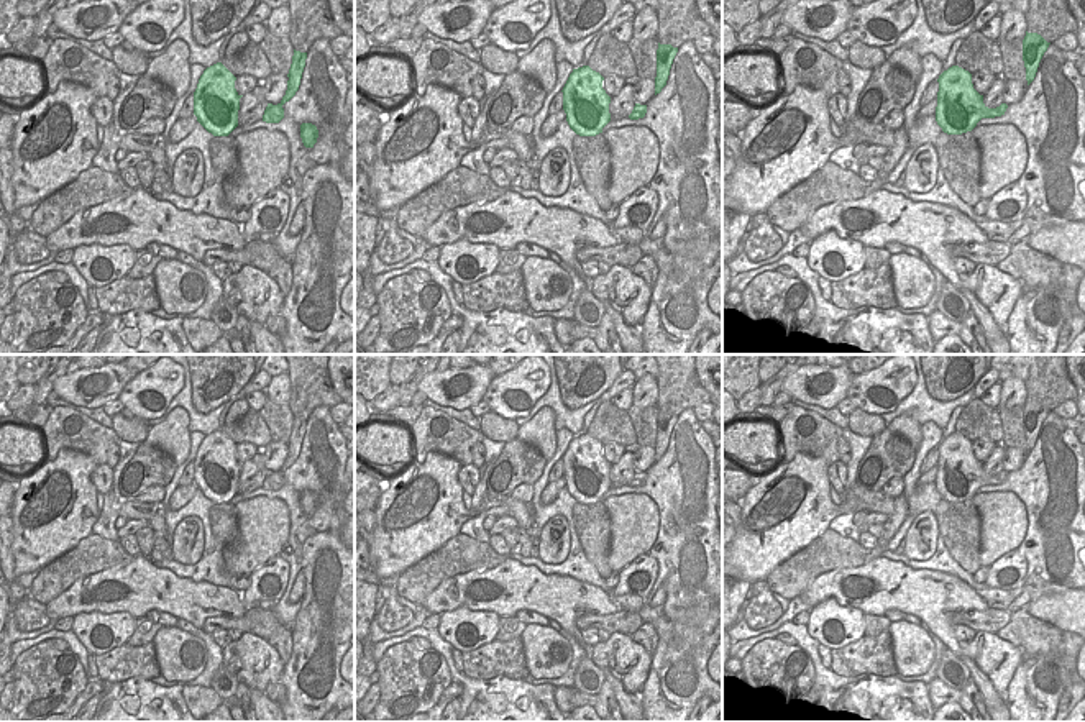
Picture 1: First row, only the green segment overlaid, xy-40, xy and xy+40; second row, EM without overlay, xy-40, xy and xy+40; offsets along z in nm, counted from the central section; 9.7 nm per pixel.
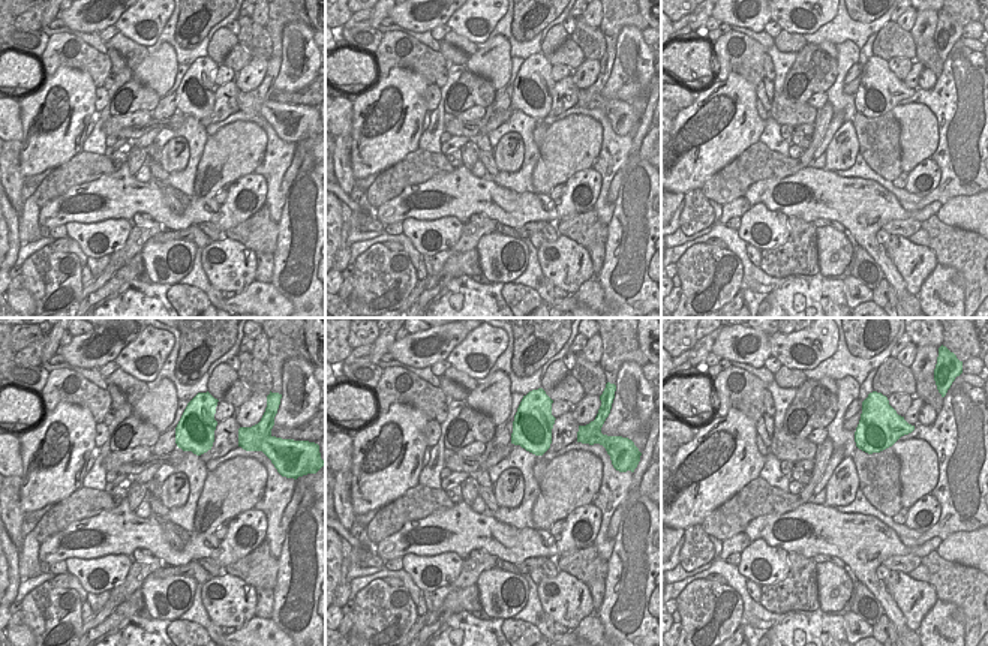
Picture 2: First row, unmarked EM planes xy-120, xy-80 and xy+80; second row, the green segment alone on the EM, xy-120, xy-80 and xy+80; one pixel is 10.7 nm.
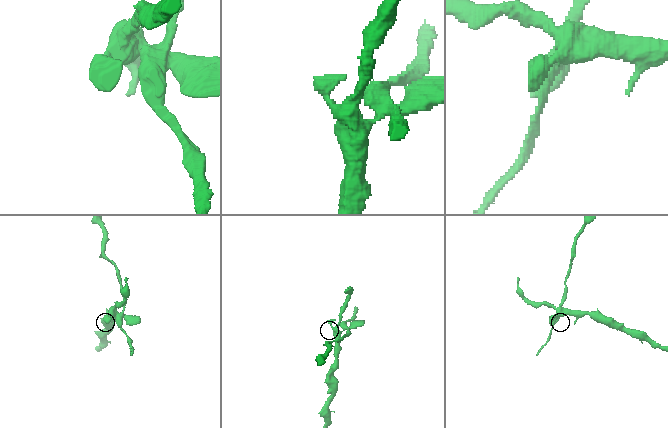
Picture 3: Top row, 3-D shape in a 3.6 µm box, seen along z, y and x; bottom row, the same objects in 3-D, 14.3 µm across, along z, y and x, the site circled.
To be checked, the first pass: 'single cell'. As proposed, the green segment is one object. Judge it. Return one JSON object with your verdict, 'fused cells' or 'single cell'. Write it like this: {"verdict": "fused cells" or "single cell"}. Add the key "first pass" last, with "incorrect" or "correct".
{"verdict": "fused cells", "first pass": "incorrect"}

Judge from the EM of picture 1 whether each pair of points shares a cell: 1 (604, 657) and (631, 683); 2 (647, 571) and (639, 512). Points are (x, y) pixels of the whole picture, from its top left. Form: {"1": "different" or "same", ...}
{"1": "same", "2": "different"}

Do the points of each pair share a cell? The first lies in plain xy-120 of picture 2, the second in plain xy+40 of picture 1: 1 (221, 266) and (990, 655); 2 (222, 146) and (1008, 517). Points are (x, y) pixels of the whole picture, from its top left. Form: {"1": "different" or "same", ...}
{"1": "same", "2": "same"}

